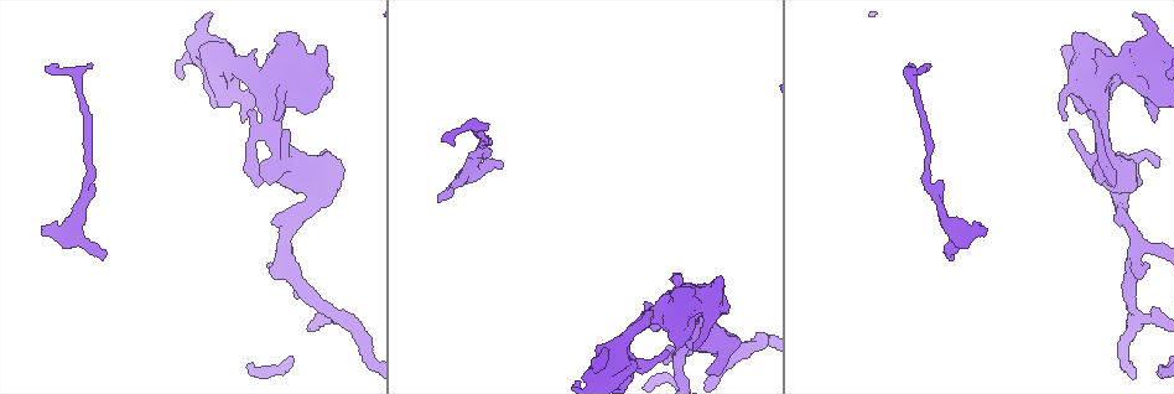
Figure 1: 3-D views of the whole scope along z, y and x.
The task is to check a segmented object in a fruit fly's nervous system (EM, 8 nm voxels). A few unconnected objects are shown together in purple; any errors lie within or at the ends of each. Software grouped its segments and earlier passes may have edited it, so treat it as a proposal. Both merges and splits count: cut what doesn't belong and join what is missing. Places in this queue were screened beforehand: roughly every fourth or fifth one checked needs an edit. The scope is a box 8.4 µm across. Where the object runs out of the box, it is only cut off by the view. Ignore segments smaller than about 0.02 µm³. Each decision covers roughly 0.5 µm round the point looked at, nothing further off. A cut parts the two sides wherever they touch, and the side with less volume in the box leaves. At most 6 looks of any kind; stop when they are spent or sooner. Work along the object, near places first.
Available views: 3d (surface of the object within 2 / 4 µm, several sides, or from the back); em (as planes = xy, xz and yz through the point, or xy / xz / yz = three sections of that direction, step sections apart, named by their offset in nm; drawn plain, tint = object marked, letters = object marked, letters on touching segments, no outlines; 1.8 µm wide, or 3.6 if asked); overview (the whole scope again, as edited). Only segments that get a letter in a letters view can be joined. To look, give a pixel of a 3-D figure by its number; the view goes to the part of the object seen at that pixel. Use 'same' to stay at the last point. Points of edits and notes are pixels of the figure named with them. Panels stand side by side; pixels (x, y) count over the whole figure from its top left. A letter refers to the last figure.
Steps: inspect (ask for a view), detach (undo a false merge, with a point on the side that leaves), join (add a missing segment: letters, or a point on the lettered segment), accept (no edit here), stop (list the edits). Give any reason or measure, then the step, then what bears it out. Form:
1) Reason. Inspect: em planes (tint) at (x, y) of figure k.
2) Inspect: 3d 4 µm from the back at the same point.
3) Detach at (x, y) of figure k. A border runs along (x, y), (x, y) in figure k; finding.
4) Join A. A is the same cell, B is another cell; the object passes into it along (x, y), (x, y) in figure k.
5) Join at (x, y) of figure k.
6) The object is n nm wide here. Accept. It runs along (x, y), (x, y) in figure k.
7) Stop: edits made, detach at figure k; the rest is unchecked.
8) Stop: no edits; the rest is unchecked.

Free end. Inspect: em yz step 4 (tint) at (442, 138) of figure 1.

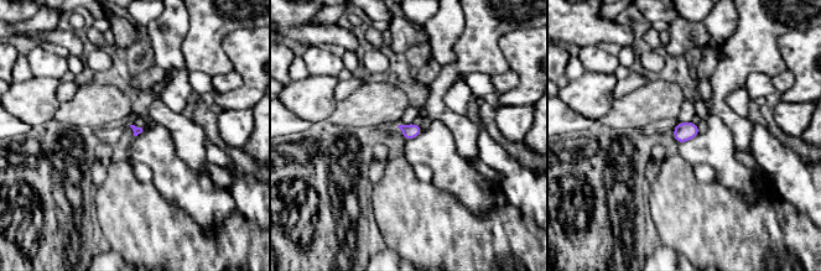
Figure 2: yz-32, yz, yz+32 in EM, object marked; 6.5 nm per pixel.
Cut it another way. Inspect: em planes (tint) at the same point.

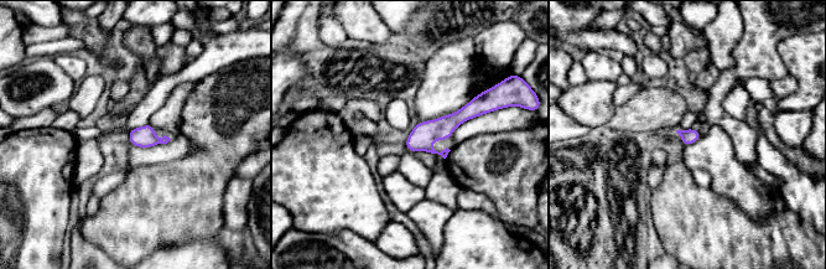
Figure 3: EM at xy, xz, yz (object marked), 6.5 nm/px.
What lies round it. Inspect: em planes (letters) at the same point.

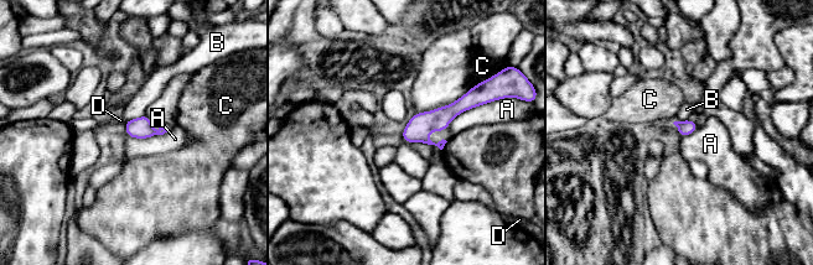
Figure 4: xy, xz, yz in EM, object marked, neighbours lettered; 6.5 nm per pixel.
The object is 100 nm wide here. Accept. A, B, C and D are other cells; it runs along (475, 102), (423, 123), (405, 138) in figure 4; no lettered segment goes on from it.

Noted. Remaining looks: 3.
An open end. Inspect: 3d 2 µm from the back at (653, 313) of figure 1.

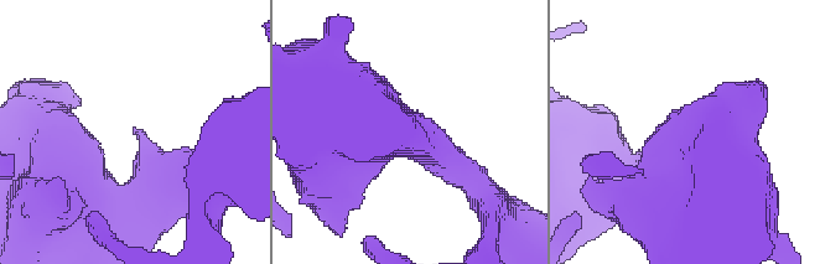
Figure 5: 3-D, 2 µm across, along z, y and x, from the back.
Inspect: em yz step 4 (tint) at (134, 131) of figure 5.

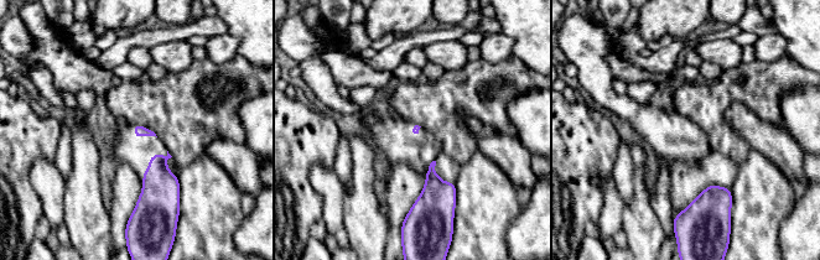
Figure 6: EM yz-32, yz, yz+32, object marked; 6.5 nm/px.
Inspect: em planes (letters) at the same point.

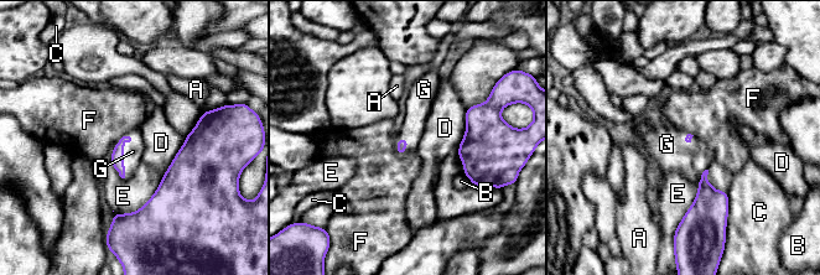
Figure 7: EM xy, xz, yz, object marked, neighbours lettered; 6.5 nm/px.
Join G. G is the same cell, A, B, C, D, E and F are other cells; the object passes into it along (117, 160), (123, 155), (133, 151) in figure 7; it goes on there.

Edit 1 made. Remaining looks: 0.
Stop: edits made, join at figure 7; the rest is unchecked.

